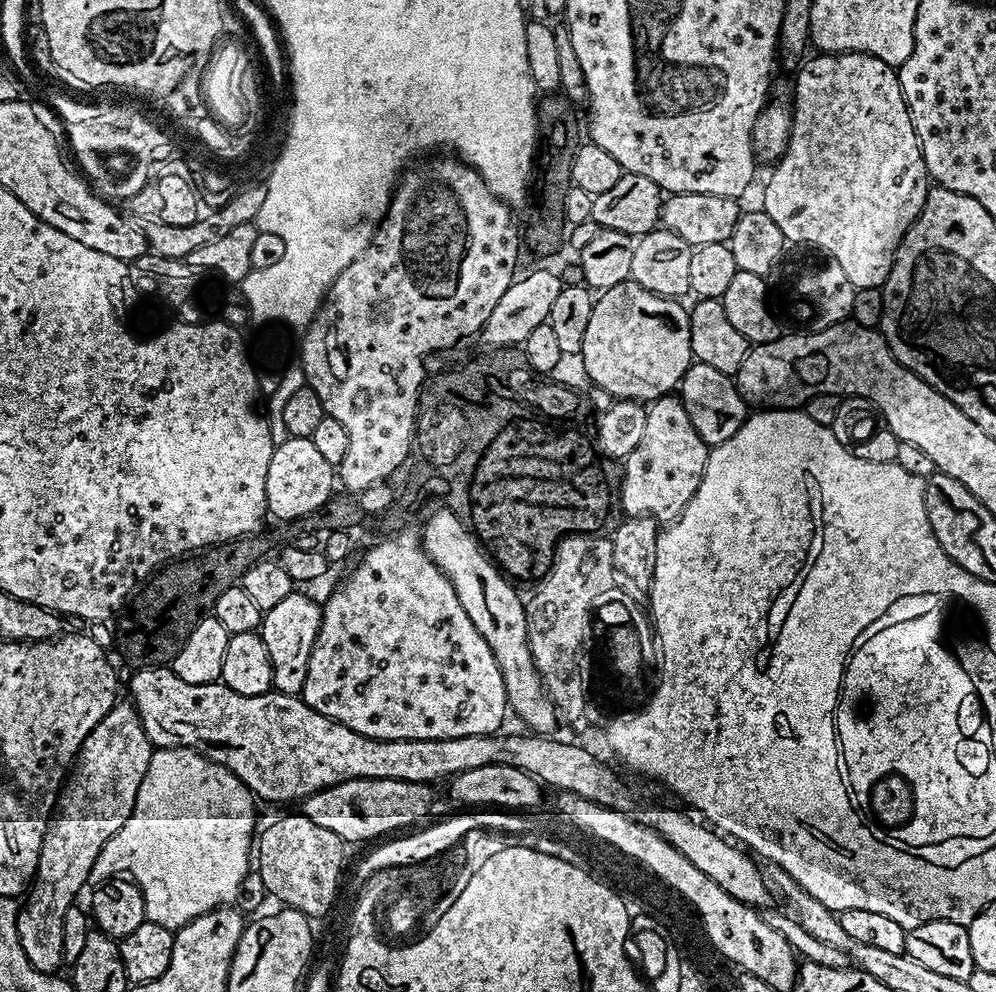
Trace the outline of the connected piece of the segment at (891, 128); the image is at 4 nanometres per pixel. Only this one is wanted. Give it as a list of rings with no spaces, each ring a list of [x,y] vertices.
[[[834,52],[816,54],[816,57],[805,59],[799,65],[796,76],[796,96],[792,107],[792,132],[789,134],[788,148],[772,169],[772,177],[764,188],[764,204],[762,210],[770,218],[774,218],[774,226],[782,230],[785,241],[796,244],[809,244],[812,248],[821,248],[825,257],[831,258],[842,266],[846,278],[857,288],[883,289],[886,278],[890,274],[892,264],[896,261],[896,251],[910,226],[920,216],[922,206],[928,197],[930,177],[926,170],[926,162],[922,158],[922,150],[918,142],[918,134],[914,130],[914,122],[910,118],[910,110],[906,106],[906,98],[902,94],[902,86],[897,69],[891,68],[882,58],[874,58],[861,52]]]

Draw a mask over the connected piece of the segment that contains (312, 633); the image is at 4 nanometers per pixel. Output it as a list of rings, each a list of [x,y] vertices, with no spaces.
[[[294,590],[286,594],[278,606],[270,606],[270,610],[263,613],[258,629],[262,642],[266,642],[266,654],[270,654],[273,689],[291,696],[300,696],[304,691],[306,670],[310,670],[310,654],[320,629],[321,605],[315,604],[304,592],[307,591]]]

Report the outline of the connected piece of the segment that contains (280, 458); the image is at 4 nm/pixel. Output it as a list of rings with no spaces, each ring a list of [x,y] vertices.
[[[288,436],[272,450],[270,466],[266,470],[266,502],[268,512],[283,522],[298,522],[306,514],[318,510],[334,495],[334,466],[322,458],[310,438]]]

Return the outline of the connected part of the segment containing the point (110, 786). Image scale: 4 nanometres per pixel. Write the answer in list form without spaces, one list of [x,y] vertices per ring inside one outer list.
[[[117,702],[106,718],[90,730],[86,742],[82,742],[64,787],[56,797],[56,811],[48,821],[36,874],[26,893],[28,901],[19,905],[20,913],[16,919],[22,954],[26,954],[34,970],[49,974],[61,971],[60,964],[65,963],[66,910],[74,907],[76,895],[94,876],[102,846],[126,826],[126,818],[130,818],[134,810],[153,751],[146,730],[128,702]]]

